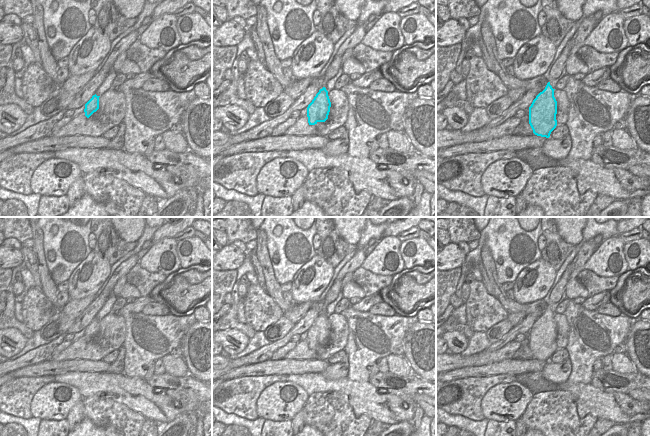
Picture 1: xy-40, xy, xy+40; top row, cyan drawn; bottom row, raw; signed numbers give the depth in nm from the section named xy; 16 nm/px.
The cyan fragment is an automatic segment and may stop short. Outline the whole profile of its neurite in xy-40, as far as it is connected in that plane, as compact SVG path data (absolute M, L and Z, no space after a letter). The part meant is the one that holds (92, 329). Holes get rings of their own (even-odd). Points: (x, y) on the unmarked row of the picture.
M96 318L85 328L85 340L89 342L94 336L99 333L99 321Z

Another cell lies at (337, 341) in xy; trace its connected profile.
M340 313L328 316L331 326L328 343L325 346L317 346L315 349L308 347L307 338L299 341L294 349L289 351L284 359L319 359L327 360L332 354L344 350L348 340L348 323Z

